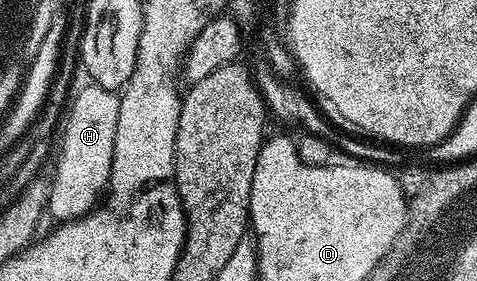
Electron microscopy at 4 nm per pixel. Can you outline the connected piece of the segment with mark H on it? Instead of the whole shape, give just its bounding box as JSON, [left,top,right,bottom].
[48,83,120,223]

